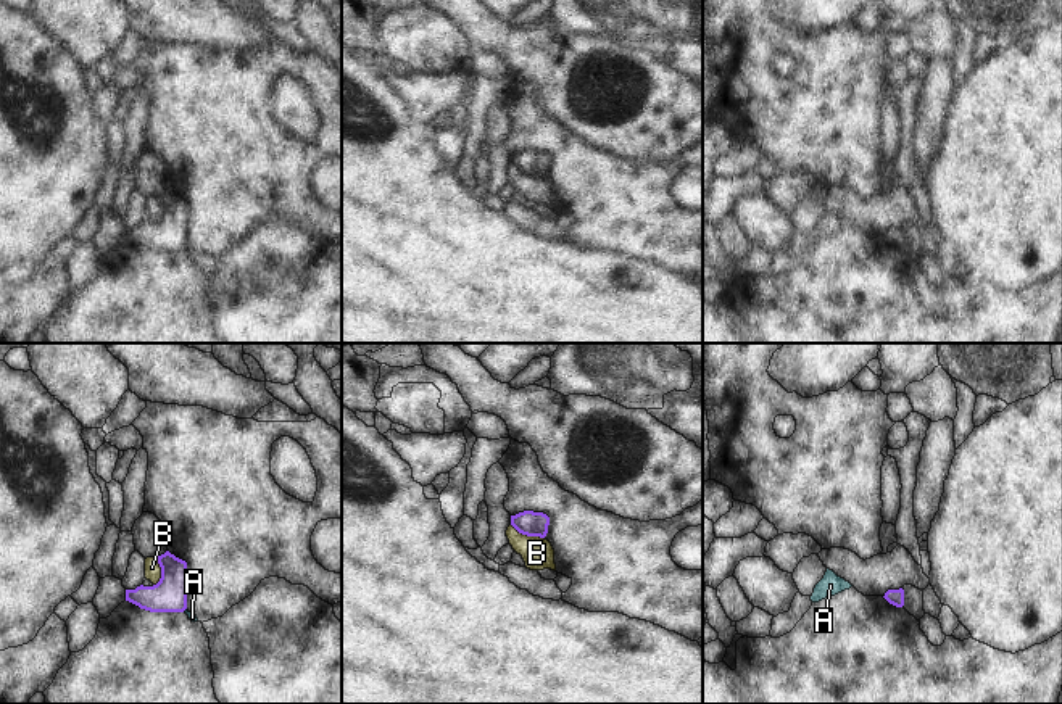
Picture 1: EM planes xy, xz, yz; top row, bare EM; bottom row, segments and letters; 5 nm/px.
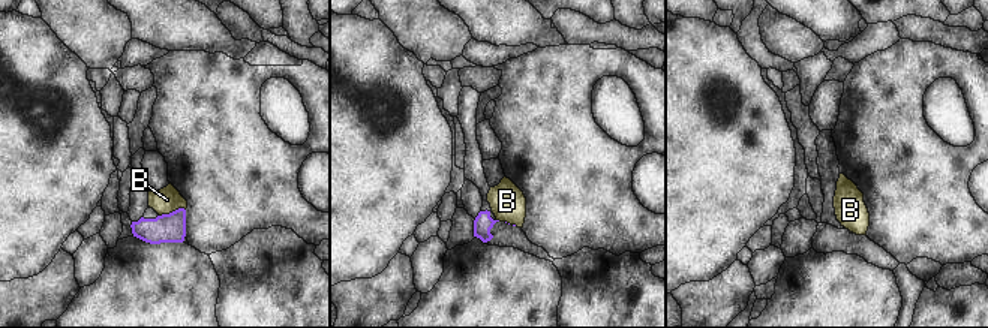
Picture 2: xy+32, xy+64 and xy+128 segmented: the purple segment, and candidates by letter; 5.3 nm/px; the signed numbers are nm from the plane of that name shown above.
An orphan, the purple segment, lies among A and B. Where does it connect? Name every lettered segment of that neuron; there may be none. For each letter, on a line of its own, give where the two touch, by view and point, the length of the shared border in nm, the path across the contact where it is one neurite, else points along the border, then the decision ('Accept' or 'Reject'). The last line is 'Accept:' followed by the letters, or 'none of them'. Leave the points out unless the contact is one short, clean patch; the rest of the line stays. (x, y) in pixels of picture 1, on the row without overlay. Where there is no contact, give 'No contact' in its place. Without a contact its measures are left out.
A: Touches purple at xy (184, 248). Shared border 30 nm. Boundary: xy (186, 247), (182, 250). Reject
B: Touches purple at xz (527, 174). Shared border 180 nm. Boundary: xz (511, 163), (522, 173), (543, 178). Reject
Accept: none of them

